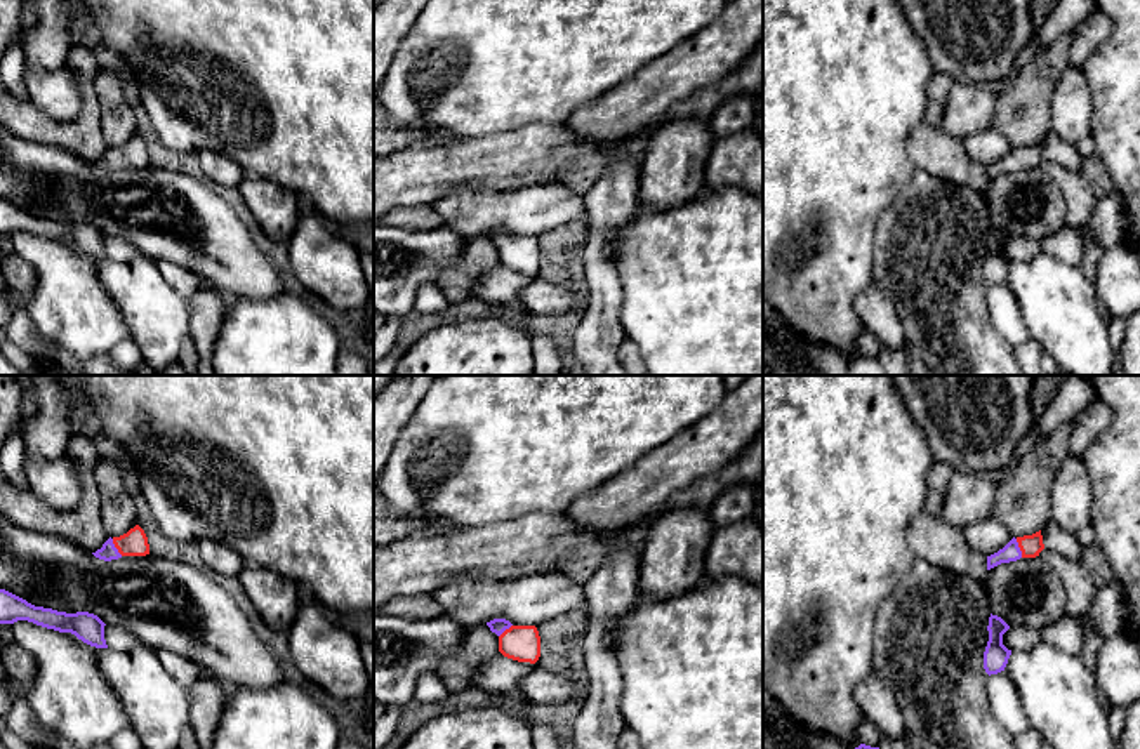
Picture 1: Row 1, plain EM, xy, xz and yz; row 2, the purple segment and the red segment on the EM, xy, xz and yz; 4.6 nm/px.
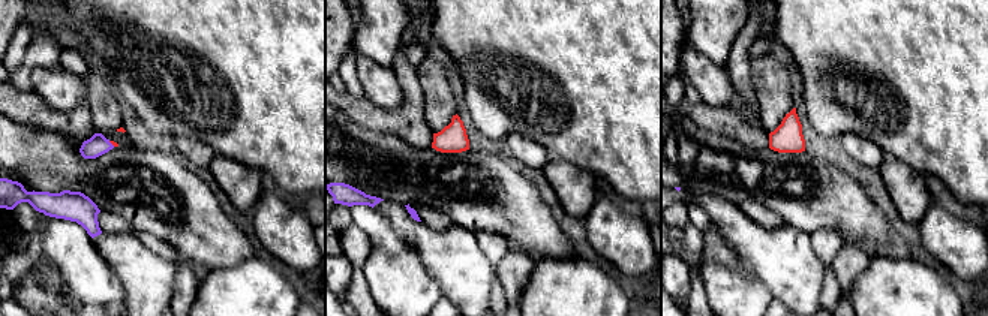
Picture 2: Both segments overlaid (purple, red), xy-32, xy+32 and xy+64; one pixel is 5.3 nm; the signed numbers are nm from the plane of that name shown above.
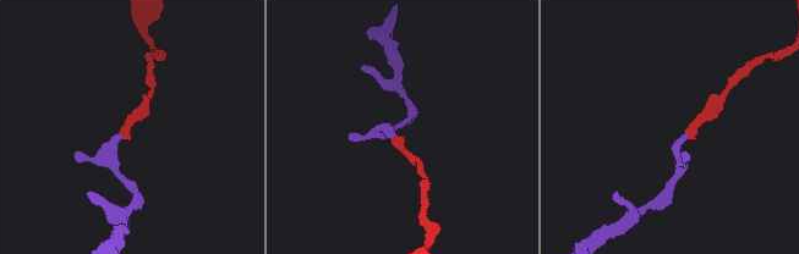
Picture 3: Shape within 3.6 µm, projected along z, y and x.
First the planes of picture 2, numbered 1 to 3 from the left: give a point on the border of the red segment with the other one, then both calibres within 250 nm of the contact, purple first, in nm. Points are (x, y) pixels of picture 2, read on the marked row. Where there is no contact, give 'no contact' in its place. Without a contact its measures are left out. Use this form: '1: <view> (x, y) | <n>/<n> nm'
1: xy-32 (110, 143) | 110/20 nm
2: no contact
3: no contact

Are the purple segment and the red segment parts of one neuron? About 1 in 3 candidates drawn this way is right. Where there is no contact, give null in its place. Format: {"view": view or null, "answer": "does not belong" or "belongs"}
{"view": "yz", "answer": "belongs"}

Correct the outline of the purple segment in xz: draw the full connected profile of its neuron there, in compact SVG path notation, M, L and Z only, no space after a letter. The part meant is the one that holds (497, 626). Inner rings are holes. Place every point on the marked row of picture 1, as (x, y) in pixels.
M506 619L487 622L499 636L499 652L518 662L535 664L540 657L540 636L535 626L513 626Z

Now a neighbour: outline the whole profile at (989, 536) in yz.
M994 516L966 527L963 534L966 542L985 558L1003 549L1013 539L1010 530Z

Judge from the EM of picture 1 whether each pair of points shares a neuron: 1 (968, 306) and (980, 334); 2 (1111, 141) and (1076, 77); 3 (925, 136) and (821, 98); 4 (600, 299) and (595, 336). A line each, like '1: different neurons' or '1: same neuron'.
1: same neuron
2: different neurons
3: different neurons
4: same neuron

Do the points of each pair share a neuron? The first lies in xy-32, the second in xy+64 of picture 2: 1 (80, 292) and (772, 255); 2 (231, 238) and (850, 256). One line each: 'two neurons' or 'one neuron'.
1: two neurons
2: two neurons

